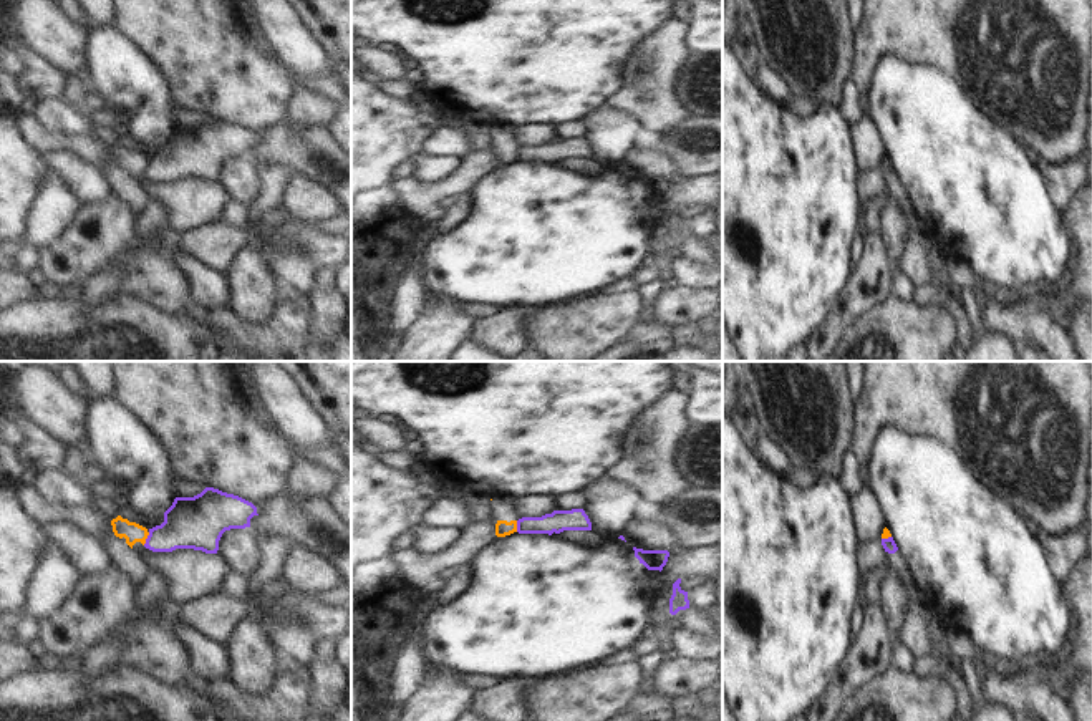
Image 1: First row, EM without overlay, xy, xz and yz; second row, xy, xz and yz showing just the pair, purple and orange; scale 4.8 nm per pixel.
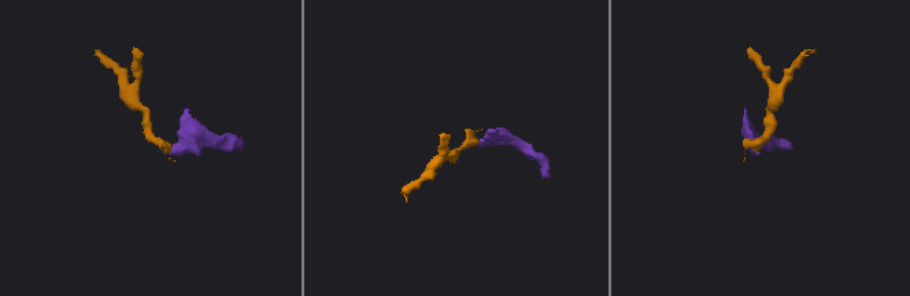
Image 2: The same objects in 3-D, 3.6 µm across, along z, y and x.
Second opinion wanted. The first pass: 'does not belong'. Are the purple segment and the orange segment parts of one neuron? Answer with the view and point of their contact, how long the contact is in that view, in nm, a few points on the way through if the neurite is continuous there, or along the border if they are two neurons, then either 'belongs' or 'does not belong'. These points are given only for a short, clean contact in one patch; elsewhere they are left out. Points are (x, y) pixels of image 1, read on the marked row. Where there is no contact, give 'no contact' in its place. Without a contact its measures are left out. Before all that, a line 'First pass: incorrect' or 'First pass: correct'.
First pass: correct
meets purple in xy at (146, 539); contact 70 nm long; border along xy (149, 532), (143, 544); does not belong

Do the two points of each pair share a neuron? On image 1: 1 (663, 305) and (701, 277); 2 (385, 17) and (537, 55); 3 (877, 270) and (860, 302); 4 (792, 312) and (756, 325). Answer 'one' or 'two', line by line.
1: two
2: one
3: one
4: one

